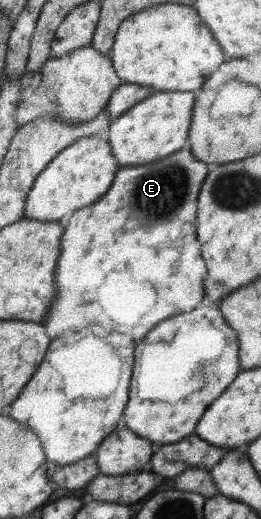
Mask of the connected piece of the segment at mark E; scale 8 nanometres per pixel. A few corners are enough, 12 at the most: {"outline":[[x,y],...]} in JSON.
{"outline":[[184,149],[74,212],[50,337],[142,341],[206,301]]}

